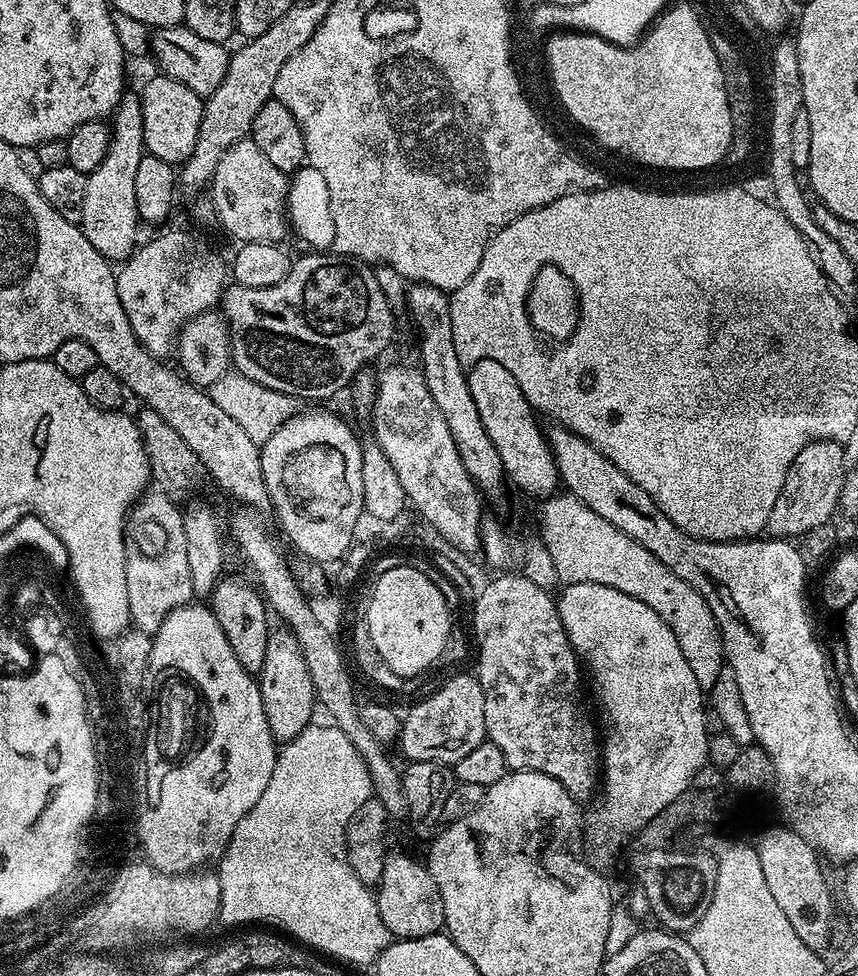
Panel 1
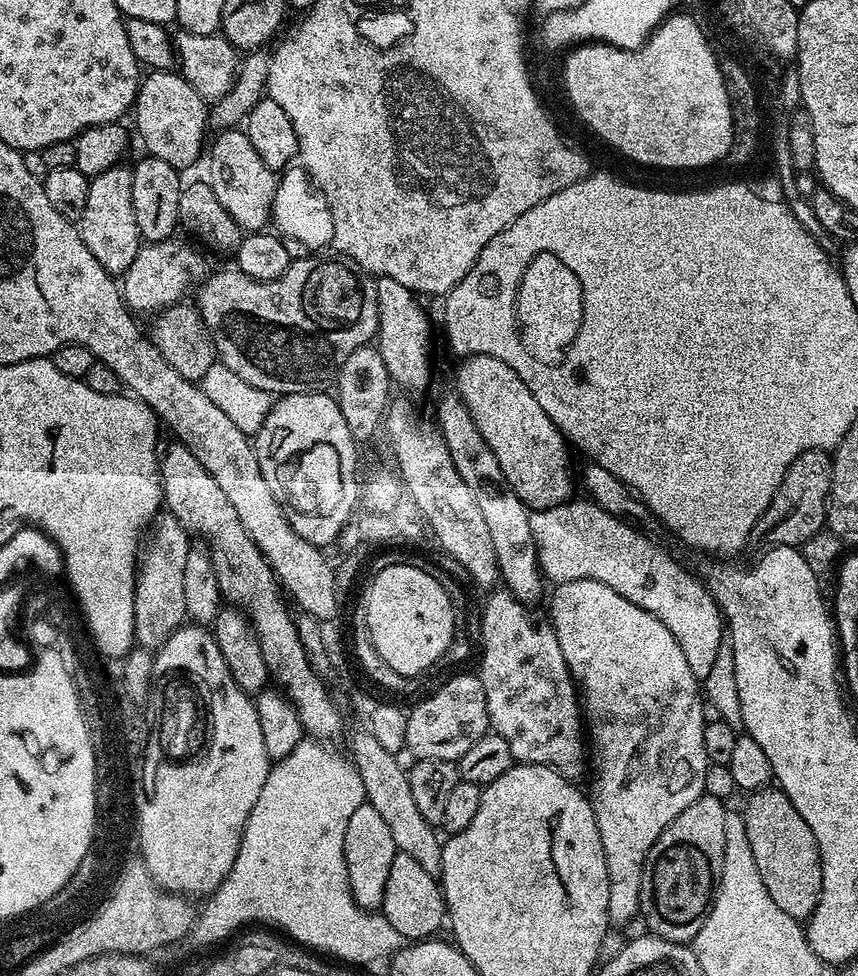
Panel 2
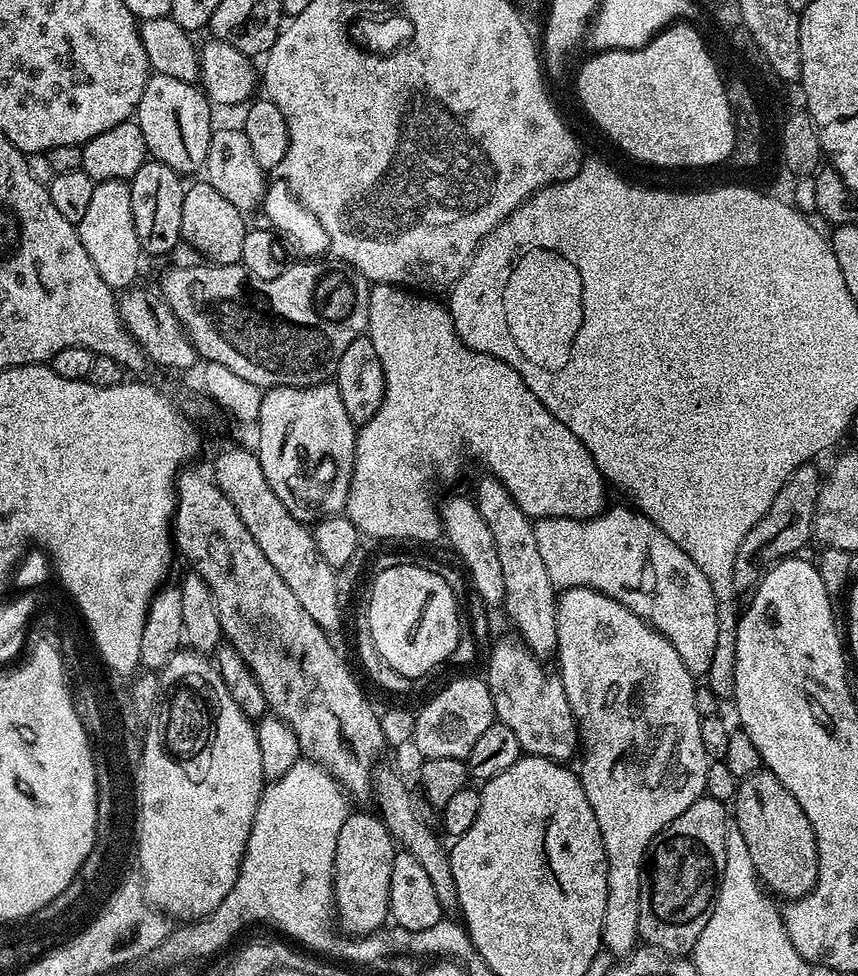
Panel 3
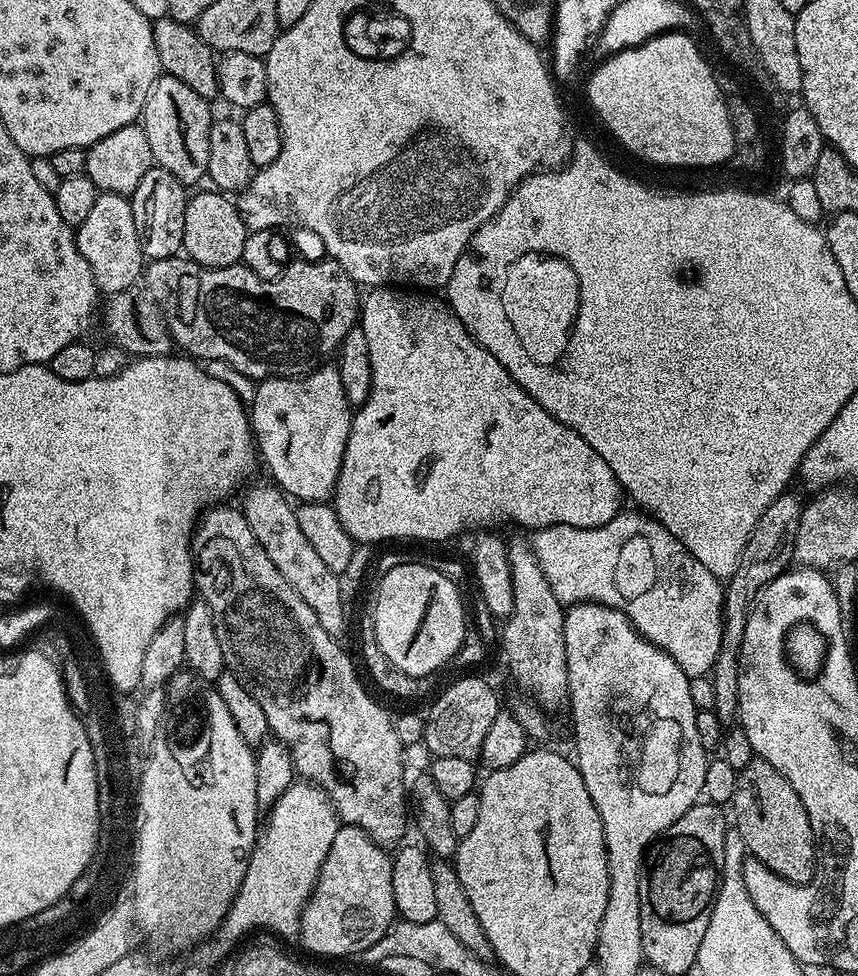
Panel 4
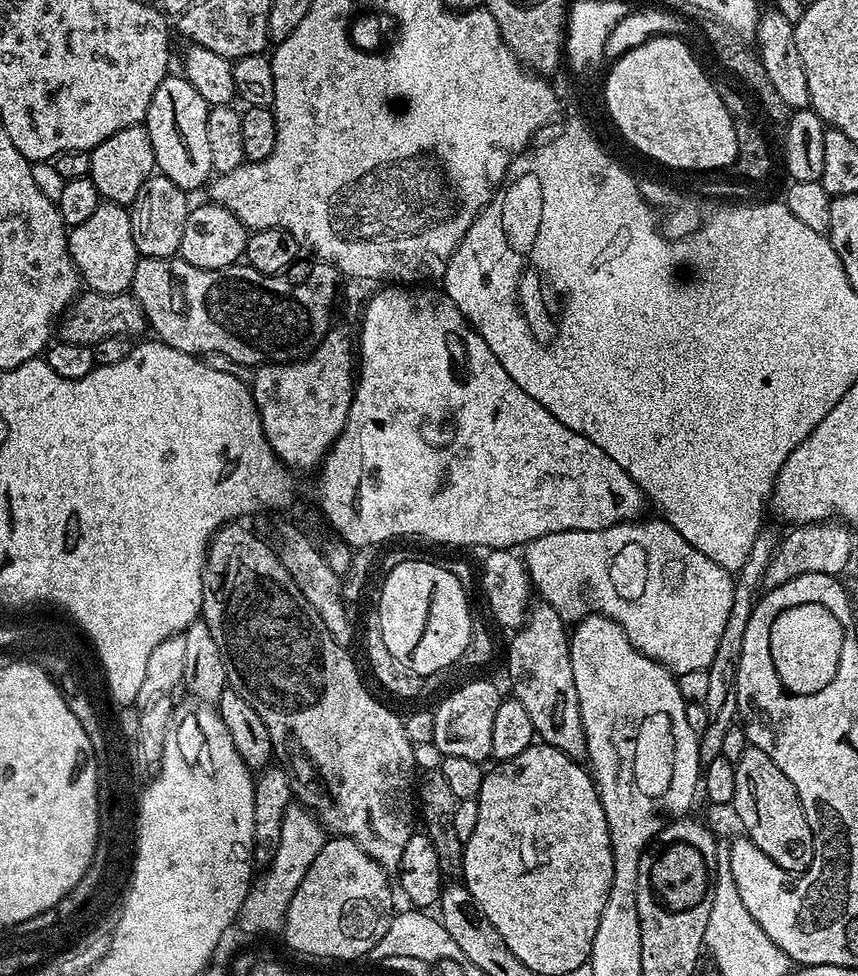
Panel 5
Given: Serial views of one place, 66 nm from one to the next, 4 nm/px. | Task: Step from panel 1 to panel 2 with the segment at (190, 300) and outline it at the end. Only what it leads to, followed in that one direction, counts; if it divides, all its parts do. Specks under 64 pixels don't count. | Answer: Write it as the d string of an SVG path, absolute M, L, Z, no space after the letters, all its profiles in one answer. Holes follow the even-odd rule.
M180 238L163 240L157 244L145 243L140 252L130 262L122 277L124 300L133 313L152 312L159 314L165 308L181 303L188 291L191 293L209 275L210 267L200 252L195 252Z

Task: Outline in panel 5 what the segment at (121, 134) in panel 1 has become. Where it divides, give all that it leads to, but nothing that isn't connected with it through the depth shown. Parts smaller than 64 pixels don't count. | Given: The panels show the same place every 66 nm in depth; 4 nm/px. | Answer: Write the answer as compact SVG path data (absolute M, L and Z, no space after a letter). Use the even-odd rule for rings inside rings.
M101 202L82 226L69 231L68 249L81 281L91 291L109 296L131 289L138 253L130 226L130 211L125 205Z

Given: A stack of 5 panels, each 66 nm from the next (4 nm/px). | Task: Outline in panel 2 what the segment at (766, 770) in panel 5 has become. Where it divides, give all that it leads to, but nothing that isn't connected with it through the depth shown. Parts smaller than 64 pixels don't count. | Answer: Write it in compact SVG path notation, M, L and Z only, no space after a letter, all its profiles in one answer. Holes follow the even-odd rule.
M778 786L760 788L747 800L748 805L742 808L746 838L750 838L750 851L758 865L758 874L762 874L766 894L770 894L776 905L790 914L790 918L807 921L822 894L822 862L814 830L810 830L806 818L794 810L791 796Z

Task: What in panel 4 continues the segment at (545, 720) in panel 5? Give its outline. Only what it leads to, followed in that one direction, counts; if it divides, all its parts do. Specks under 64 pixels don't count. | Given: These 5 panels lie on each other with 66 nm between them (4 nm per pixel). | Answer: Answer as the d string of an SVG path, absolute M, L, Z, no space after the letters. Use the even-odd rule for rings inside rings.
M516 536L507 541L508 565L512 579L512 612L503 621L504 633L500 636L500 644L504 647L504 656L508 659L508 668L512 676L529 692L531 699L545 713L560 712L569 707L568 671L566 670L566 634L564 633L565 605L554 598L554 590L550 590L550 582L546 582L546 574L542 574L542 566L538 566L538 558L534 554L531 543L527 539Z

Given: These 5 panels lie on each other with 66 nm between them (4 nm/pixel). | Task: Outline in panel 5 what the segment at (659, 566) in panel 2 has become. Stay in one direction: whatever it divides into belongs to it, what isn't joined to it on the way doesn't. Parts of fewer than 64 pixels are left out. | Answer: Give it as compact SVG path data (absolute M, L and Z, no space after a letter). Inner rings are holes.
M663 518L643 520L615 524L602 530L566 530L554 534L542 534L542 538L534 538L522 548L522 559L528 570L531 587L535 591L537 588L540 591L539 599L545 604L554 606L554 610L558 610L558 614L566 622L579 622L584 617L593 614L618 622L618 626L622 626L626 638L630 638L630 642L638 651L646 654L646 658L658 662L676 676L686 674L690 670L706 670L710 666L710 662L714 662L714 653L718 650L722 630L726 627L726 618L730 618L730 606L734 606L733 573L718 566L718 562L710 562L710 558L706 558L706 554L702 554L702 550L694 550L694 546L690 546L690 542L686 542L686 538L682 538L682 534L678 534L678 530L674 530L674 526L670 526L667 520Z

